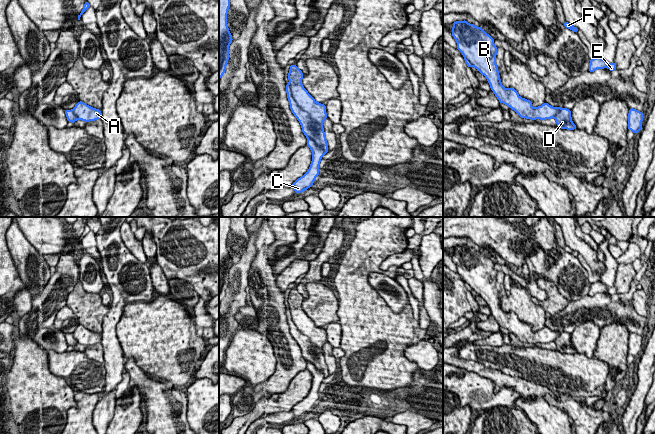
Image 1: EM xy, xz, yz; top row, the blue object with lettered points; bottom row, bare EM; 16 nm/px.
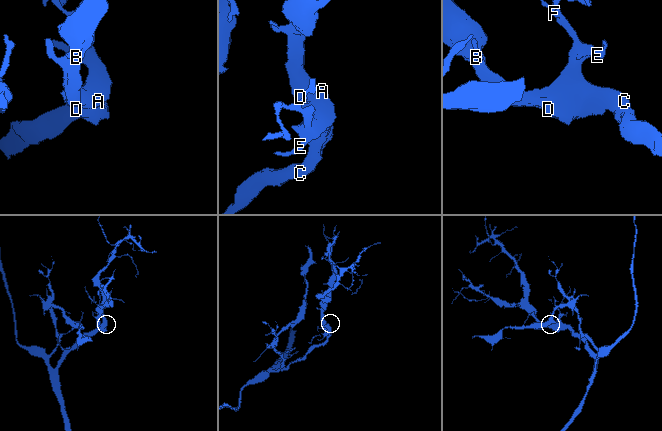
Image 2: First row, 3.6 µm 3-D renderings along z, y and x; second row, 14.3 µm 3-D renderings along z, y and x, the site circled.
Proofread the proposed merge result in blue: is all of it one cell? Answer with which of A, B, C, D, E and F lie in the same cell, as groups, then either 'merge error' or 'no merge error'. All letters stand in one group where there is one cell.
groups A B C E F / D; merge error

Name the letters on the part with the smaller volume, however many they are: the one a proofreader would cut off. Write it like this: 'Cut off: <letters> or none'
Cut off: D

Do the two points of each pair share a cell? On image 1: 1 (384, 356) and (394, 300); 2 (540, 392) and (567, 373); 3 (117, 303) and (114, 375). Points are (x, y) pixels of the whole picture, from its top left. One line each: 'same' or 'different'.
1: different
2: different
3: same

